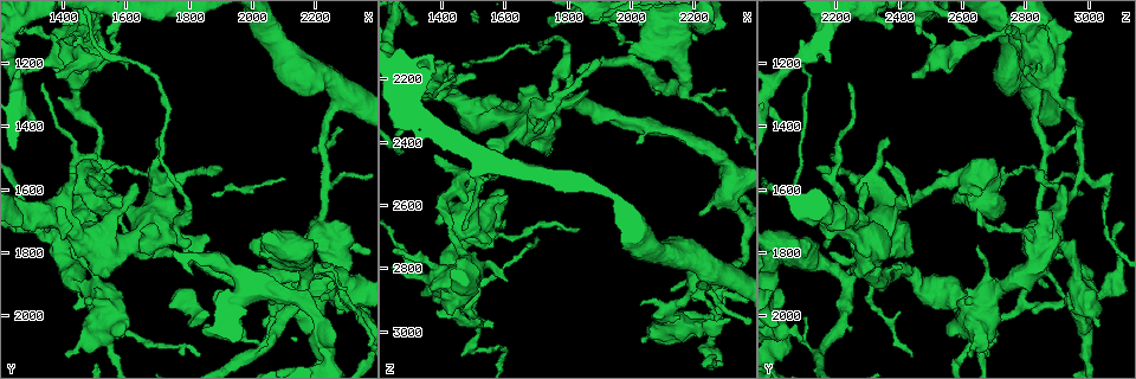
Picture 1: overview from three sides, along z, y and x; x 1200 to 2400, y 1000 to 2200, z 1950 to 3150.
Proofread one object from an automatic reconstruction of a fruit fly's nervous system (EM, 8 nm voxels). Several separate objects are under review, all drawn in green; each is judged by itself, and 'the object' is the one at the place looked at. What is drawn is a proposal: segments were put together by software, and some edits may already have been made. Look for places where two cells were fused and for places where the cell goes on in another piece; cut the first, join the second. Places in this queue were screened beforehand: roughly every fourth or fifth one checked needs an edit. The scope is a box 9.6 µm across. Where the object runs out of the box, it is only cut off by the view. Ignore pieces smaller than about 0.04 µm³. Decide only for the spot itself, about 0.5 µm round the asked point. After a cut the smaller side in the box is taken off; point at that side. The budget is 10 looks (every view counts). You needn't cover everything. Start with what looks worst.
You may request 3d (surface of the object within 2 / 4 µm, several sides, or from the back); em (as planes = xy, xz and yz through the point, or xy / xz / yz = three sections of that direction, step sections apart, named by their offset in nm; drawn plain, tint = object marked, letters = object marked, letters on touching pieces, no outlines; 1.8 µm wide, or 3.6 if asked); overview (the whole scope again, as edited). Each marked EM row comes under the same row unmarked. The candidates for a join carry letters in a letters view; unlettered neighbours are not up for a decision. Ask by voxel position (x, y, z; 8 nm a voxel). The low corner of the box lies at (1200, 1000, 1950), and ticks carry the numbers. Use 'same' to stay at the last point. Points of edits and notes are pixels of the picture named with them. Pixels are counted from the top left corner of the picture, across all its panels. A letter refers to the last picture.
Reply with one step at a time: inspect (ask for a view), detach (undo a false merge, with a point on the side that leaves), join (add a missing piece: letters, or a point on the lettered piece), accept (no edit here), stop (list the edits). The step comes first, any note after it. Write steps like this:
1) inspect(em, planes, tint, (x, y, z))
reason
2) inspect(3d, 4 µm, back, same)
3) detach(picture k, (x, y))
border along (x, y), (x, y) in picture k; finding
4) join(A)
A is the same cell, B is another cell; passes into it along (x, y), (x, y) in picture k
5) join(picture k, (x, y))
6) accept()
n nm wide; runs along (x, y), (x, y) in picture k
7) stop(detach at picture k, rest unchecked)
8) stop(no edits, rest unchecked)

inspect(em, 3.6 µm, xy, step 16, tint, (2150, 1820, 2140))
sudden change in width

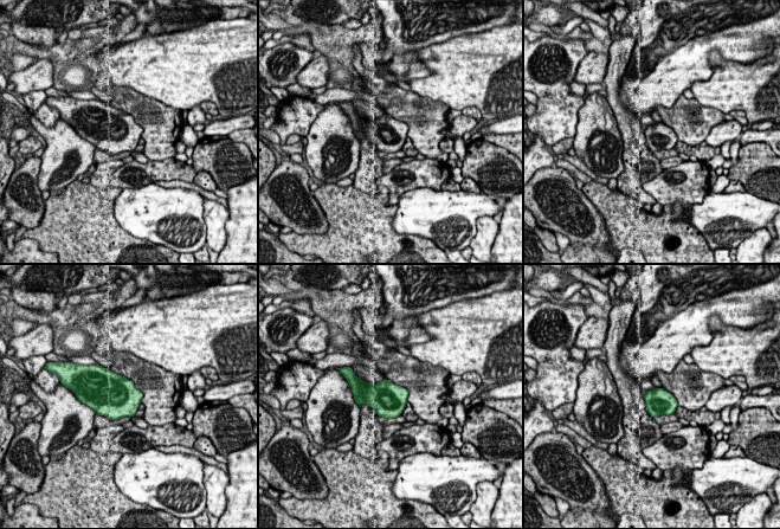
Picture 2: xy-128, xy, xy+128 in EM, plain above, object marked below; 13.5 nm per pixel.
inspect(em, 3.6 µm, planes, letters, same)
cut it another way

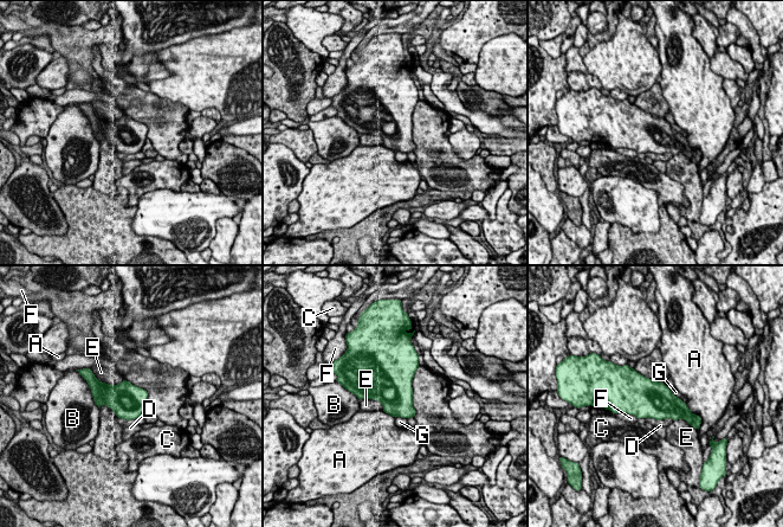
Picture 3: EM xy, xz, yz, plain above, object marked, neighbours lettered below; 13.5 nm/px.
accept()
A, B, C, D, E, F and G are other cells; border along (670, 390), (684, 402) in picture 3; all the same cell

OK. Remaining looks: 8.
inspect(em, planes, letters, (1410, 2120, 2630))
branch stops here

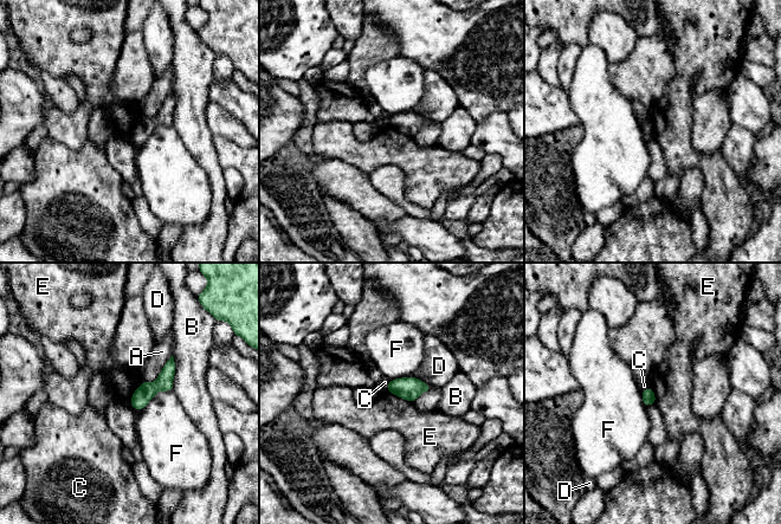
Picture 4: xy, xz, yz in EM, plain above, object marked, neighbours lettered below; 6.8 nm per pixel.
accept()
A, B, C, D, E and F are other cells; no lettered piece goes on from it

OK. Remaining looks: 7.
inspect(em, planes, letters, (1560, 1140, 2510))
calibre changes

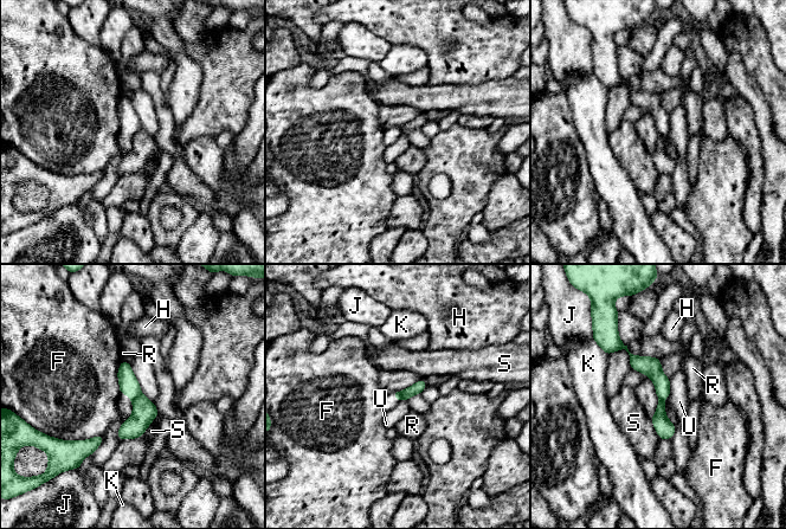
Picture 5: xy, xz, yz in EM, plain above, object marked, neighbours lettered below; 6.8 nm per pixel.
detach(picture 5, (143, 411))
80 nm wide; F, H, J, K, R, S and U are other cells; border along (140, 393), (133, 400) in picture 5; a second cell is stuck on

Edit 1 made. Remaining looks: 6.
inspect(3d, 4 µm, back, (1530, 1670, 2690))
sharp bend

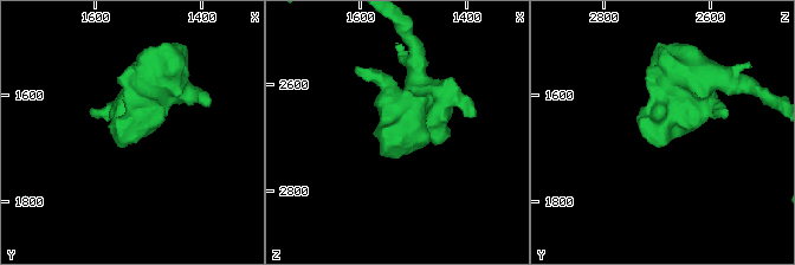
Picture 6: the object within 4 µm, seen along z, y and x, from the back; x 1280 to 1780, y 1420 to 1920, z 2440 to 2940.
inspect(em, 3.6 µm, planes, letters, (1525, 1665, 2695))
arms of 320, 480 nm

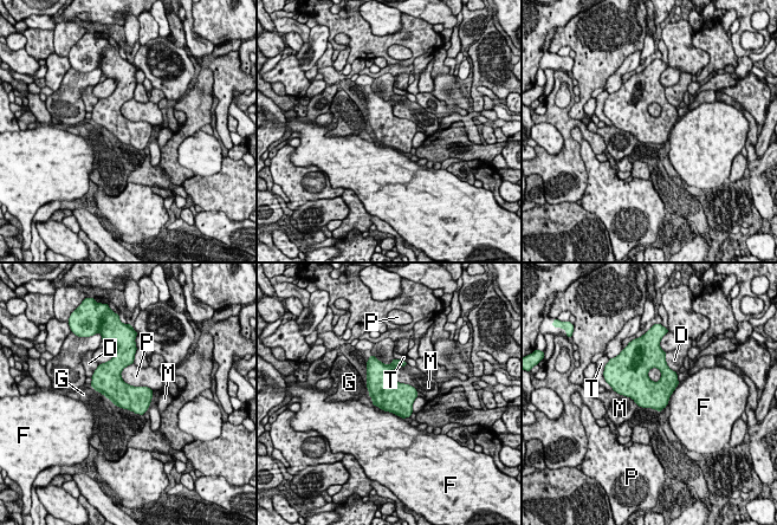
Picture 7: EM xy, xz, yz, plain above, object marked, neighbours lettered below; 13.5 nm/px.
accept()
D, F, G, M, P and T are other cells; border along (121, 370), (130, 386), (153, 391) in picture 7; continuous, no second cell

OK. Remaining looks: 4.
stop(detach at picture 5, rest unchecked)

